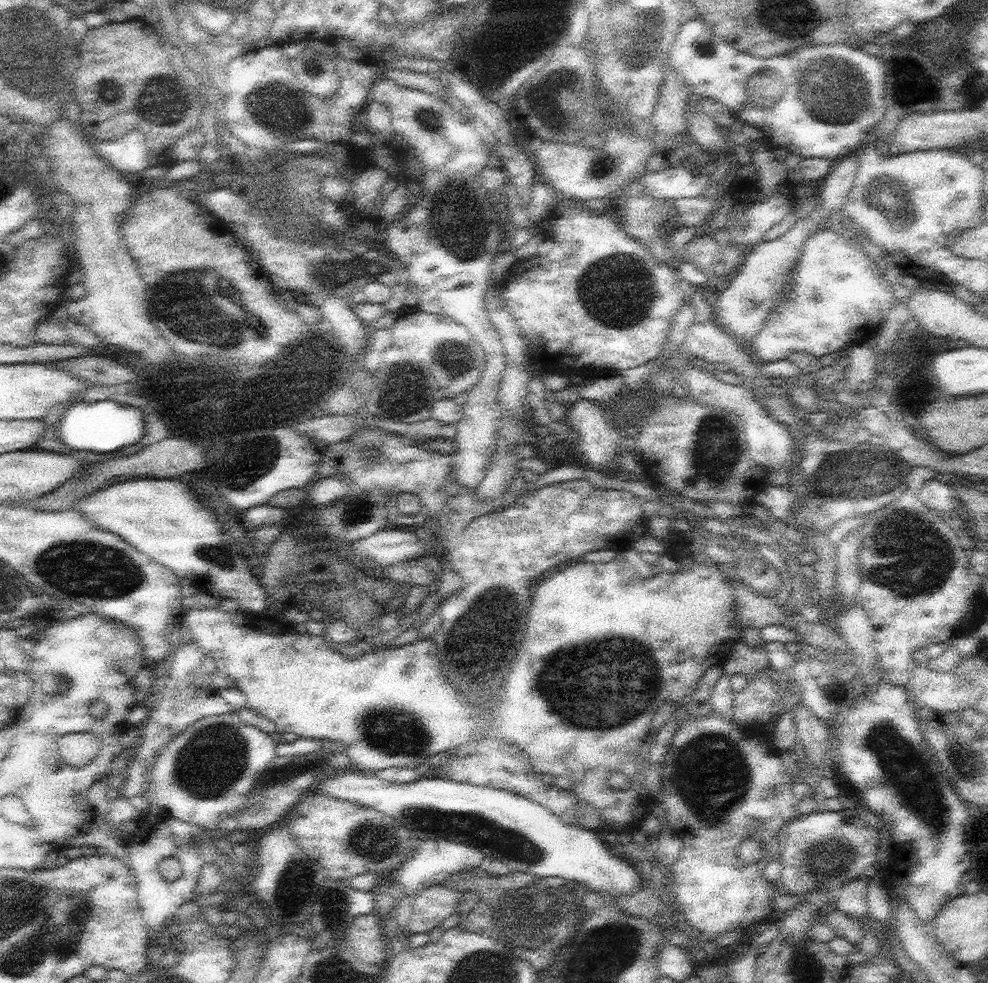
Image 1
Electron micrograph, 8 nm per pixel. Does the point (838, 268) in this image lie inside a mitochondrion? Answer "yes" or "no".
yes

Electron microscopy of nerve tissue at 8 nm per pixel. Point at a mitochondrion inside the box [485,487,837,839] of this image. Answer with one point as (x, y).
(710, 770)

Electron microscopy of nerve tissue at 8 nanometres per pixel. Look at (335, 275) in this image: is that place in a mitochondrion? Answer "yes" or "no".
yes

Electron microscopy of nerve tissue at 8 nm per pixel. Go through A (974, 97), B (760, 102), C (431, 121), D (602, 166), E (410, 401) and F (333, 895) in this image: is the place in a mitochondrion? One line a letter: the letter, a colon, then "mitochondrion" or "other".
A: other
B: other
C: mitochondrion
D: mitochondrion
E: mitochondrion
F: mitochondrion

